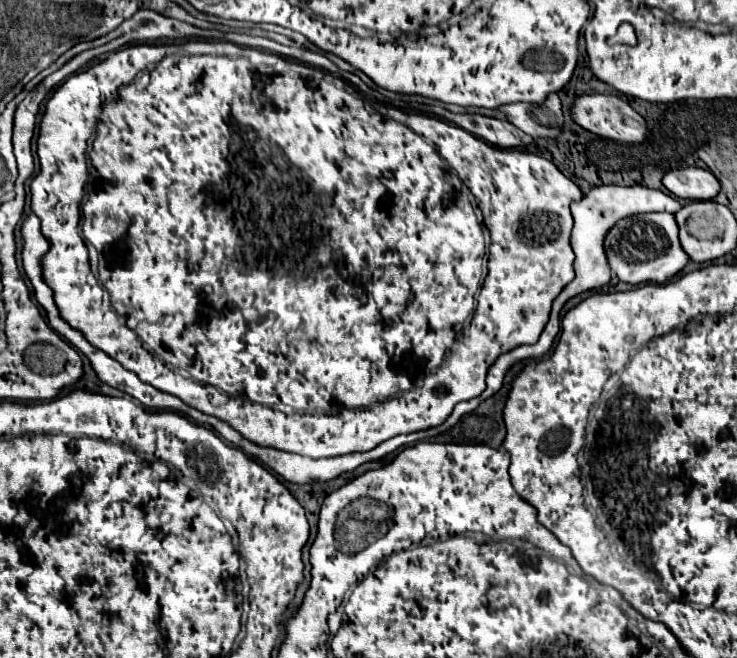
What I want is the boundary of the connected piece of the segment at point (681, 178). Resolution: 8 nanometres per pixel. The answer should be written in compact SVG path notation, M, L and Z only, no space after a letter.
M698 167L674 169L662 177L662 185L678 199L714 199L720 191L720 183L710 171Z

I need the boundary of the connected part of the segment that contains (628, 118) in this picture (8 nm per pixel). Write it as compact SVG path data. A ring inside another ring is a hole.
M578 95L572 101L570 115L576 125L582 129L604 137L612 141L622 141L622 143L640 143L646 137L646 121L628 105L628 101L616 97L616 95Z

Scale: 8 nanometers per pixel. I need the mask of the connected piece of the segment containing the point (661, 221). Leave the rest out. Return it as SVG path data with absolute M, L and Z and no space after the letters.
M642 213L620 219L604 237L610 271L628 285L666 283L690 261L678 243L678 225L672 213Z

